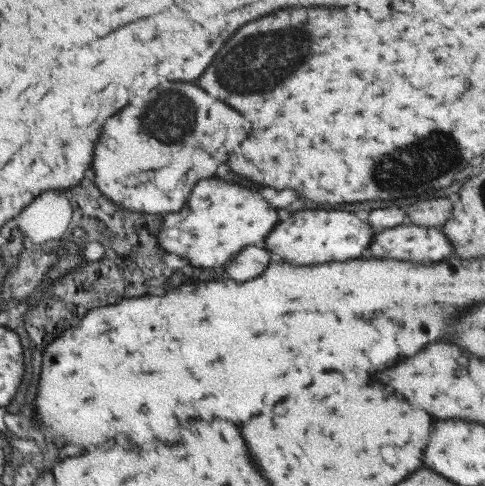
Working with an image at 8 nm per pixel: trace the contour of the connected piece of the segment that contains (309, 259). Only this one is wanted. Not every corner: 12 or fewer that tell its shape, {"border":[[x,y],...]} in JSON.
{"border":[[302,210],[266,238],[292,264],[363,258],[376,232],[344,210]]}

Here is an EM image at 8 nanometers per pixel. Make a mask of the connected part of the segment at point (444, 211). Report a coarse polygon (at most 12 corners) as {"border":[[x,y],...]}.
{"border":[[450,197],[407,207],[406,222],[440,227],[450,216]]}

